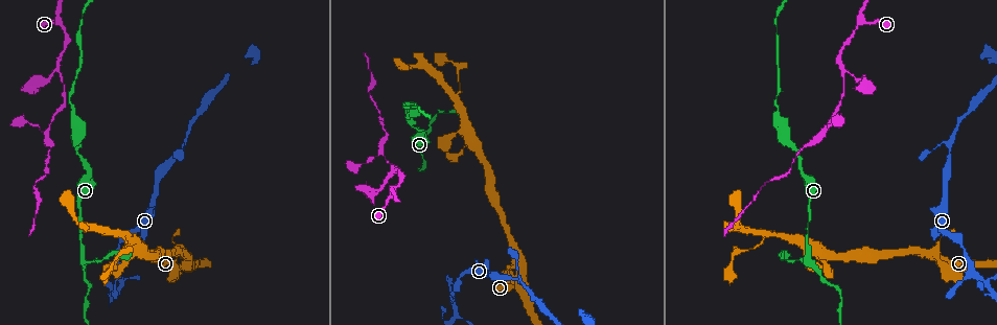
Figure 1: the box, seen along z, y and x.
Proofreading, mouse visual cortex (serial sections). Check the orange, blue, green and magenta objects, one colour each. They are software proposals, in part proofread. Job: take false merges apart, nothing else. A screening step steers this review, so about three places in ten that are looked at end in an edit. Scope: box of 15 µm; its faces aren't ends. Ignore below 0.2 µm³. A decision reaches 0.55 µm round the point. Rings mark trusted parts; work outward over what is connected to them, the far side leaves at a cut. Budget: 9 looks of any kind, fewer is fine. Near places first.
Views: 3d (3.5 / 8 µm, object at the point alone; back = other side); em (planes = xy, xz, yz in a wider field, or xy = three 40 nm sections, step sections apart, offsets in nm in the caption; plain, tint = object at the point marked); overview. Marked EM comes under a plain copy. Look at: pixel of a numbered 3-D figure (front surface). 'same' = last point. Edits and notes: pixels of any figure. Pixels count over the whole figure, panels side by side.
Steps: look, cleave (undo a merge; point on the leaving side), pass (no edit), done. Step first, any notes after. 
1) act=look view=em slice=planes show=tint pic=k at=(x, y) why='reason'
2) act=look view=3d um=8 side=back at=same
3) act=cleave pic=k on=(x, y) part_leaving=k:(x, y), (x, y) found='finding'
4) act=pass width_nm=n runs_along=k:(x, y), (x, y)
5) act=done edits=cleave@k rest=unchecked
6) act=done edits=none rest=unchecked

act=look view=3d um=3.5 pic=1 at=(845, 71)

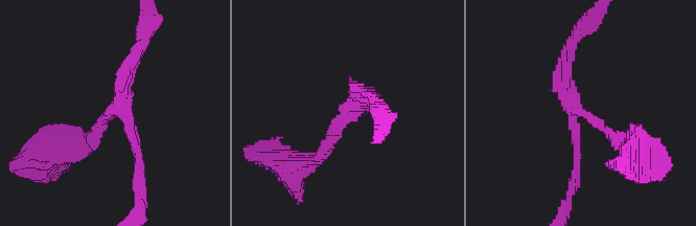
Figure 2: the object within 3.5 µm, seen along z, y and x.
act=look view=em slice=planes show=tint pic=2 at=(122, 107) arms=3 arm_widths_nm=150,150,150 why='need the tissue'

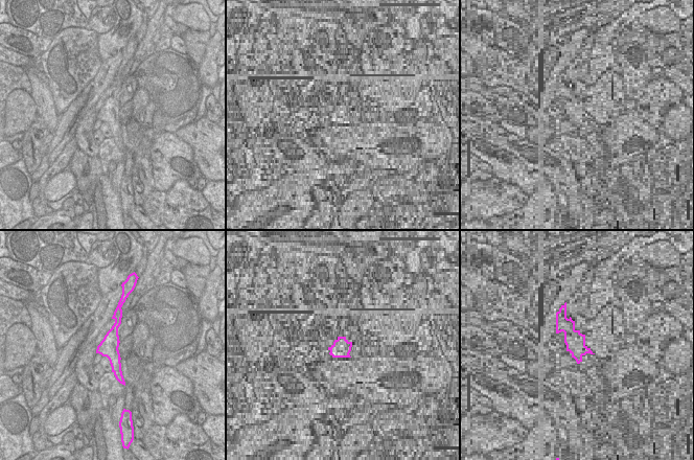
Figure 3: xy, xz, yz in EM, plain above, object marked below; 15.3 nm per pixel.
act=pass width_nm=280 runs_along=3:(116, 315), (113, 355), (120, 377) found='one cell here'

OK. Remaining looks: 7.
act=look view=3d um=8 pic=1 at=(119, 233) why='two arms in line, one across'

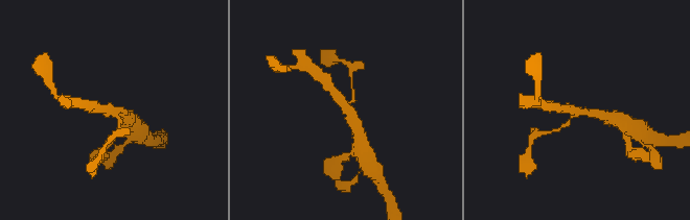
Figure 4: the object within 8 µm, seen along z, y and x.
act=look view=em slice=xy step=5 show=tint pic=4 at=(577, 109) why='shape alone is not enough'

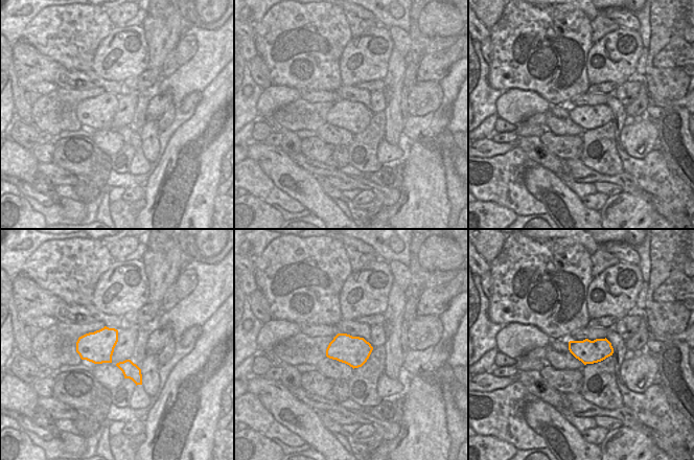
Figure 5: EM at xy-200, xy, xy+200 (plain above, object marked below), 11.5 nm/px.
act=pass arm_widths_nm=150,300,350 found='all the same cell'

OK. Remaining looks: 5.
act=look view=3d um=3.5 pic=1 at=(46, 132) why='thick turns thin'

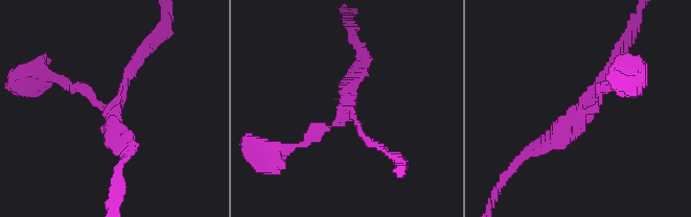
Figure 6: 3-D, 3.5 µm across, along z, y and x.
act=look view=em slice=xy step=1 show=tint pic=6 at=(111, 115) why='now the EM'

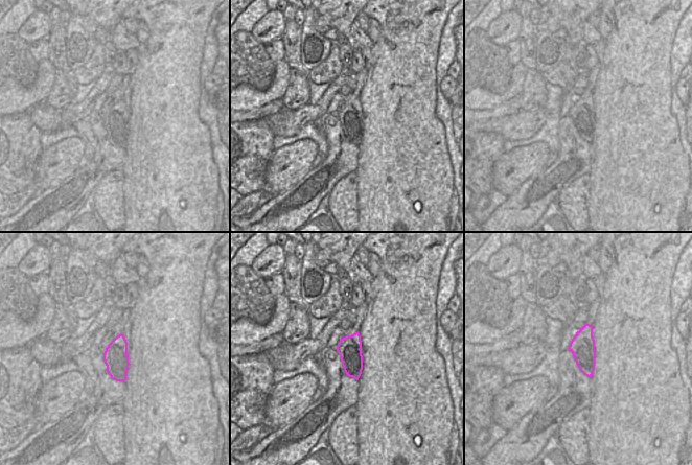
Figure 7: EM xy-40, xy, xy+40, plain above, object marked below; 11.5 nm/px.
act=pass width_nm=280 runs_along=6:(615, 61), (558, 141), (529, 150) found='one cell here'

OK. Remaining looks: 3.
act=look view=em slice=planes show=tint pic=1 at=(983, 280) why='abrupt turn'

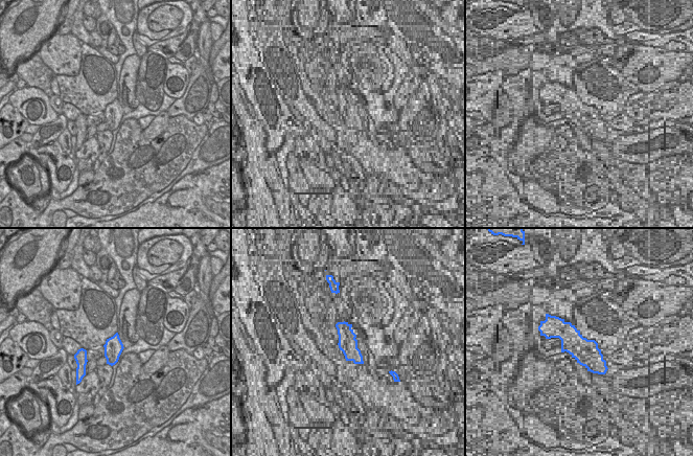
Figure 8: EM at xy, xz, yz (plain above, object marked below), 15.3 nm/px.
act=look view=3d um=3.5 at=same

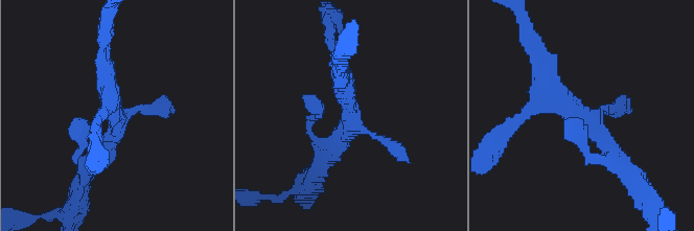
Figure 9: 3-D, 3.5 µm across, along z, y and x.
act=pass width_nm=280 runs_along=9:(544, 69), (610, 149), (605, 159) found='one cell here'

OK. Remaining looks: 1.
act=done edits=none rest=unchecked

